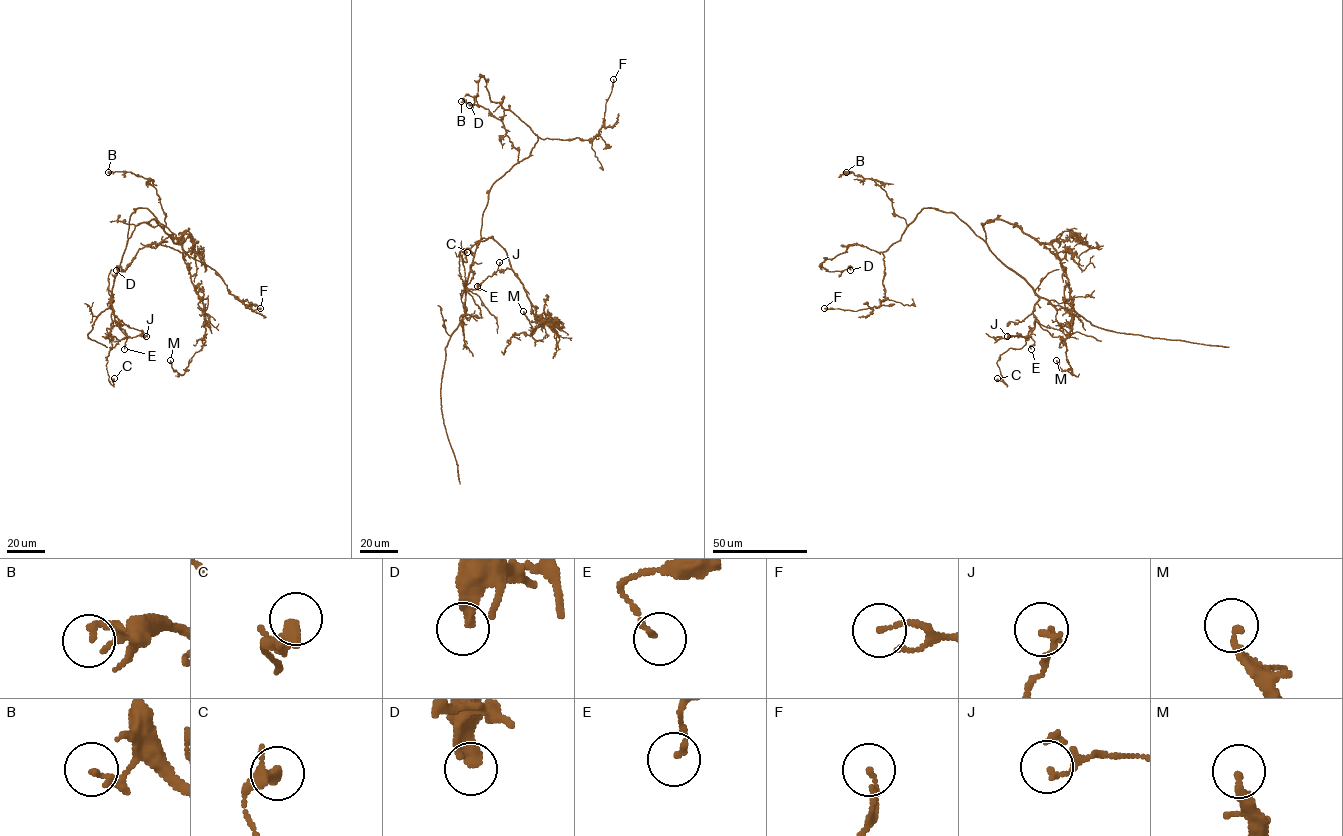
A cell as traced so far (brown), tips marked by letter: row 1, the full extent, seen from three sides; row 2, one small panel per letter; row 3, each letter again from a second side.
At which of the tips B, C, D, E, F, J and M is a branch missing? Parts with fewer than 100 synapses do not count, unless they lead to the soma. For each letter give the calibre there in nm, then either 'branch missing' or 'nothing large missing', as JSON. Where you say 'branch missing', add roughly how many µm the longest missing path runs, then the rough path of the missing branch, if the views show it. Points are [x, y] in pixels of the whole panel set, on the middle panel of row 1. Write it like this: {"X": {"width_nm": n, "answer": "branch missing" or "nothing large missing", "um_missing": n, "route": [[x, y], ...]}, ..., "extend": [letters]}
{"B": {"width_nm": 120, "answer": "nothing large missing"}, "C": {"width_nm": 300, "answer": "nothing large missing"}, "D": {"width_nm": 360, "answer": "nothing large missing"}, "E": {"width_nm": 130, "answer": "nothing large missing"}, "F": {"width_nm": 110, "answer": "nothing large missing"}, "J": {"width_nm": 140, "answer": "nothing large missing"}, "M": {"width_nm": 240, "answer": "nothing large missing"}, "extend": []}

